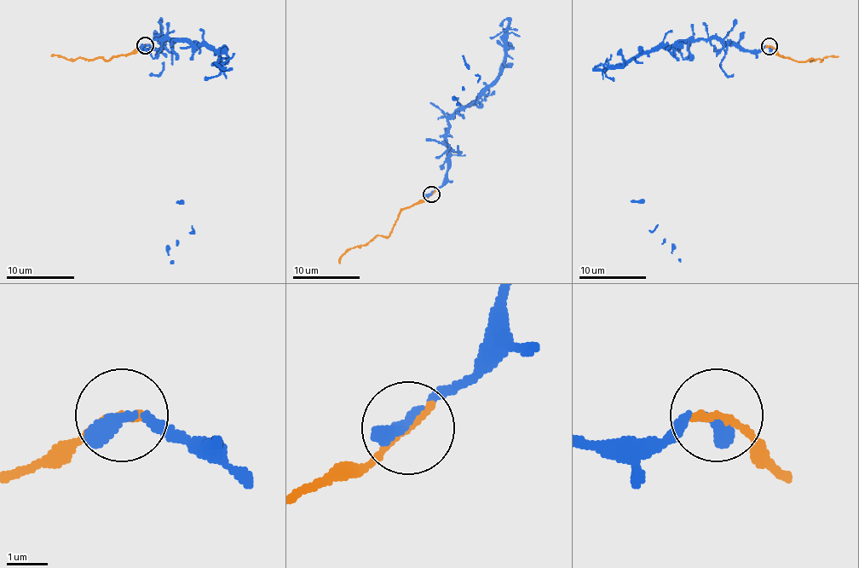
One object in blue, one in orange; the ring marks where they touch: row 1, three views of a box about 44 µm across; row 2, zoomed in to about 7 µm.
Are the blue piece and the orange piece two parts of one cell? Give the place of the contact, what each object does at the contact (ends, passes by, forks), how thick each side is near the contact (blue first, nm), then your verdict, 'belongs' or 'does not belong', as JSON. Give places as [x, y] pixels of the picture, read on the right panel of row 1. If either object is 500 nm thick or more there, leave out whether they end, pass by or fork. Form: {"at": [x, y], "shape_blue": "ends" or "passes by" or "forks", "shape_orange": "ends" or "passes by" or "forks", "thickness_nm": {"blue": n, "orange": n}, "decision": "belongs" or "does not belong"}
{"at": [769, 46], "shape_blue": "ends", "shape_orange": "ends", "thickness_nm": {"blue": 440, "orange": 200}, "decision": "does not belong"}

